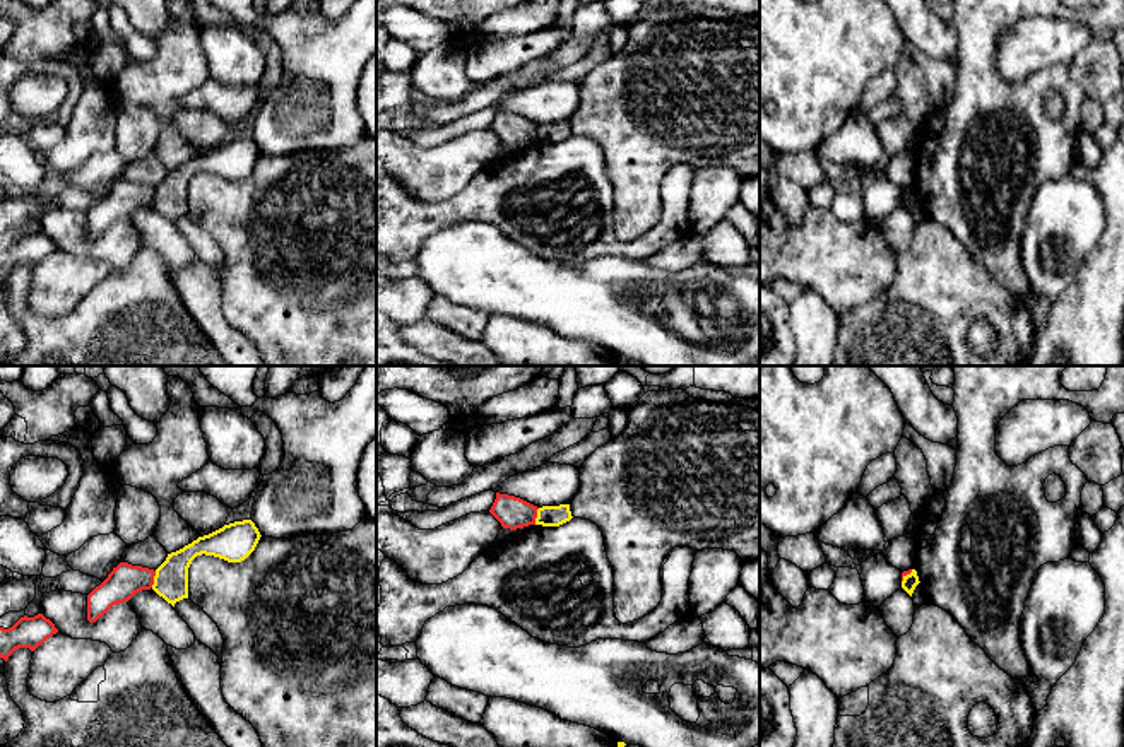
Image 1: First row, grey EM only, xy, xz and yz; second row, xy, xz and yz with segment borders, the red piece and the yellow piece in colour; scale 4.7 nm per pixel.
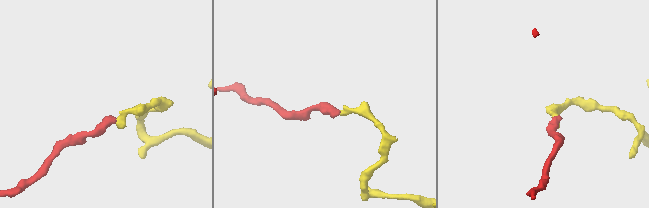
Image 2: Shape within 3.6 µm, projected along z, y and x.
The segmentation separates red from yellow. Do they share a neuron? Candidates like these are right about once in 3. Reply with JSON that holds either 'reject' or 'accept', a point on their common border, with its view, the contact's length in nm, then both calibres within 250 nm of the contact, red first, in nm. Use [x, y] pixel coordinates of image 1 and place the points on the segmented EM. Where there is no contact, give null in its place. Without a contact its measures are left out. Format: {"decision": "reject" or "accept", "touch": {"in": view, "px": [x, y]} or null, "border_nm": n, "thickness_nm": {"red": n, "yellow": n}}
{"decision": "reject", "touch": {"in": "xy", "px": [153, 580]}, "border_nm": 80, "thickness_nm": {"red": 160, "yellow": 160}}

